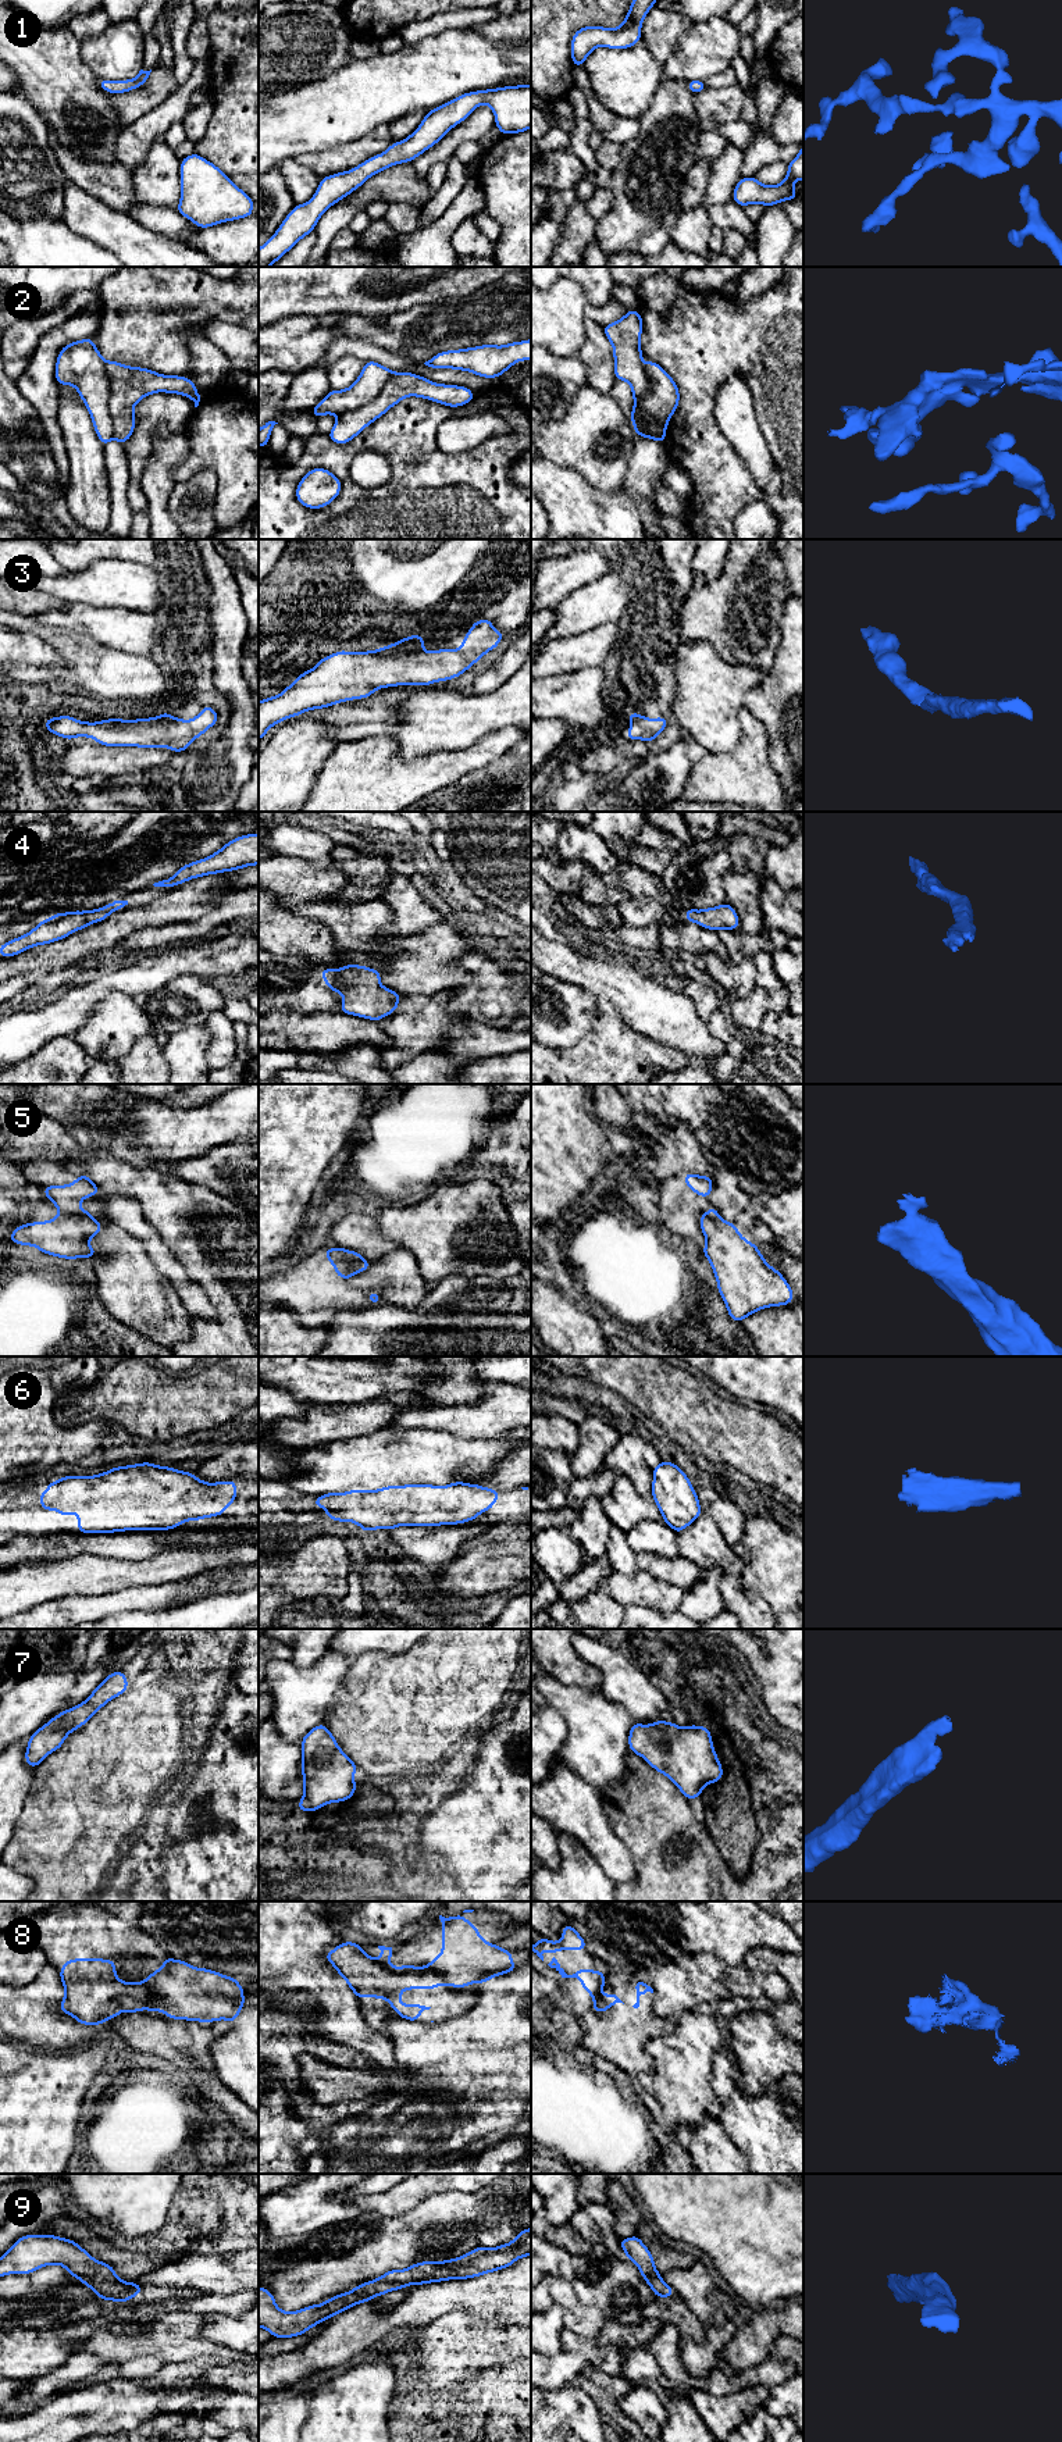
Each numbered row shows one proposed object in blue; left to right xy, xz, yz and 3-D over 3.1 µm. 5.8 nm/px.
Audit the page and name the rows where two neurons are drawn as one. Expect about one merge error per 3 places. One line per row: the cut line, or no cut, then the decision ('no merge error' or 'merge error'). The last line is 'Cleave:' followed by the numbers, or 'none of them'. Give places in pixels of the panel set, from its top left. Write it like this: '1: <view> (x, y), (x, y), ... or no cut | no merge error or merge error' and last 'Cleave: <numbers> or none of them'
1: no cut | no merge error
2: yz (644, 366), (649, 394), (640, 403), (638, 413), (663, 424) | merge error
3: no cut | no merge error
4: no cut | no merge error
5: xy (61, 1211), (70, 1215), (85, 1215), (92, 1219) | merge error
6: no cut | no merge error
7: no cut | no merge error
8: xy (139, 1982), (156, 2002), (156, 2010) | merge error
9: no cut | no merge error
Cleave: 2, 5, 8

